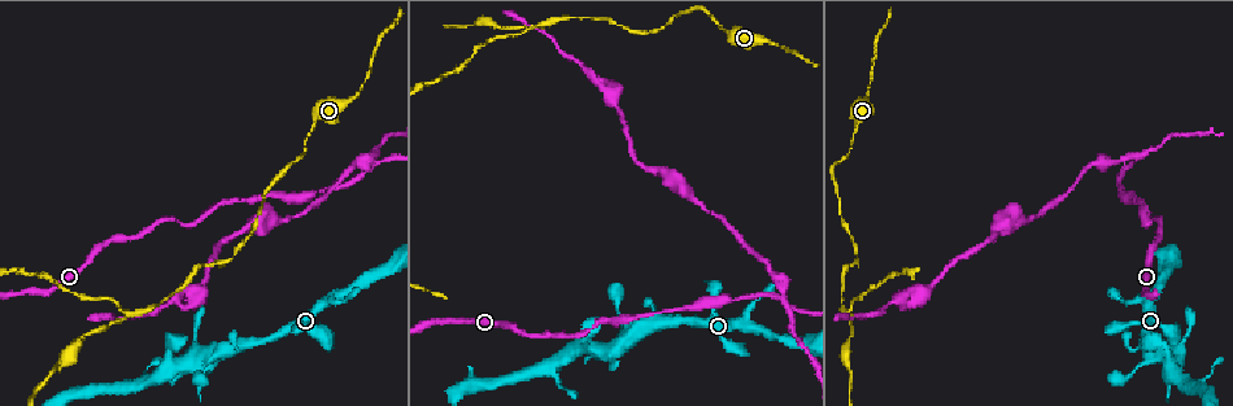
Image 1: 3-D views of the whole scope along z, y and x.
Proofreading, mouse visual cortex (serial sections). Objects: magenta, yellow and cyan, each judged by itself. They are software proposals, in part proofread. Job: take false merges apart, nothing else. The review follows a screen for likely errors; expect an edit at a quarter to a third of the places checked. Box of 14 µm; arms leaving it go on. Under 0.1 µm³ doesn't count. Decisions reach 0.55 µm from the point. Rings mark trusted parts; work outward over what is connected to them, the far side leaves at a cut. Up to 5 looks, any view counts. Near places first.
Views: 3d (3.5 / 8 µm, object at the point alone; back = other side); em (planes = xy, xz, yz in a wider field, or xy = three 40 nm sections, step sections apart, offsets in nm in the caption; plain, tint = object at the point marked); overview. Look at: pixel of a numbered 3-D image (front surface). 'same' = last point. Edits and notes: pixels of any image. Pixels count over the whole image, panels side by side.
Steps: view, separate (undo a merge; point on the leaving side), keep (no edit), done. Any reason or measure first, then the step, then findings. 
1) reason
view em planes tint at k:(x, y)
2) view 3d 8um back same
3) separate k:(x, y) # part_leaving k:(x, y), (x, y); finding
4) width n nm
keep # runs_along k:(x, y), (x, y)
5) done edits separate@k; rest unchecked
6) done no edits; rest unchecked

thick turns thin
view 3d 3.5um at 1:(854, 133)

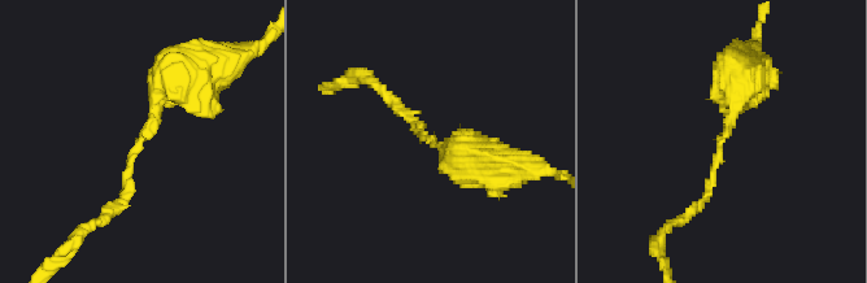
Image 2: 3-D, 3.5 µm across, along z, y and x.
now the EM
view em xy step 5 tint at 2:(721, 142)

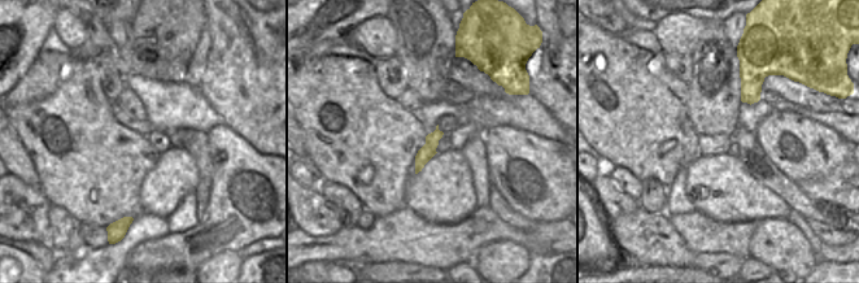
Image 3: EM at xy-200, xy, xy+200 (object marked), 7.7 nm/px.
arm_widths 100, 500 nm
keep # runs_along 3:(437, 133), (418, 168); one cell here

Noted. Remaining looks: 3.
two arms in line, one across
view 3d 3.5um at 1:(545, 23)

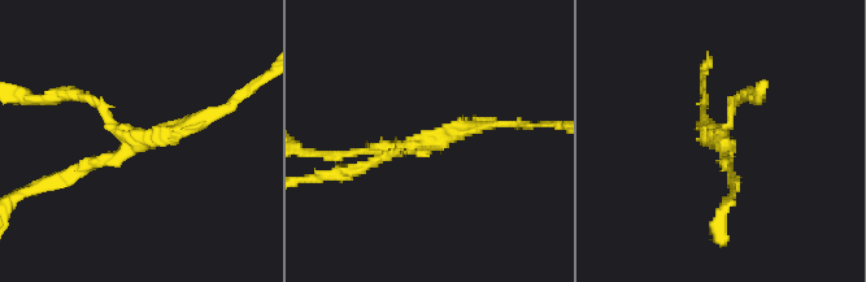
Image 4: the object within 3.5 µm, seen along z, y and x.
arms 3; arm_widths 100, 150, 150 nm
view em xy step 2 tint at 4:(721, 142)

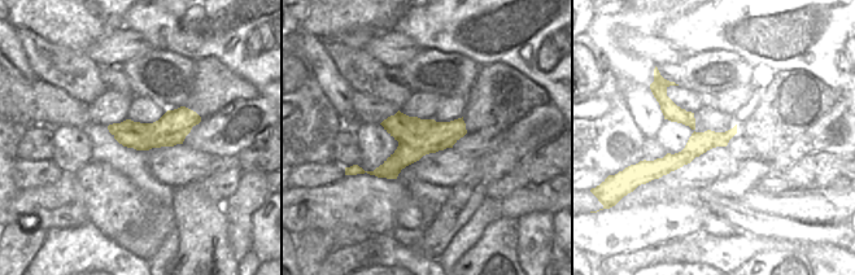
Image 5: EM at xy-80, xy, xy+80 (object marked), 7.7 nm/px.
separate 4:(85, 98) # border 5:(395, 114), (402, 125), (401, 143); two cells meet here

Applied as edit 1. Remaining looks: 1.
done edits separate@4; rest unchecked

